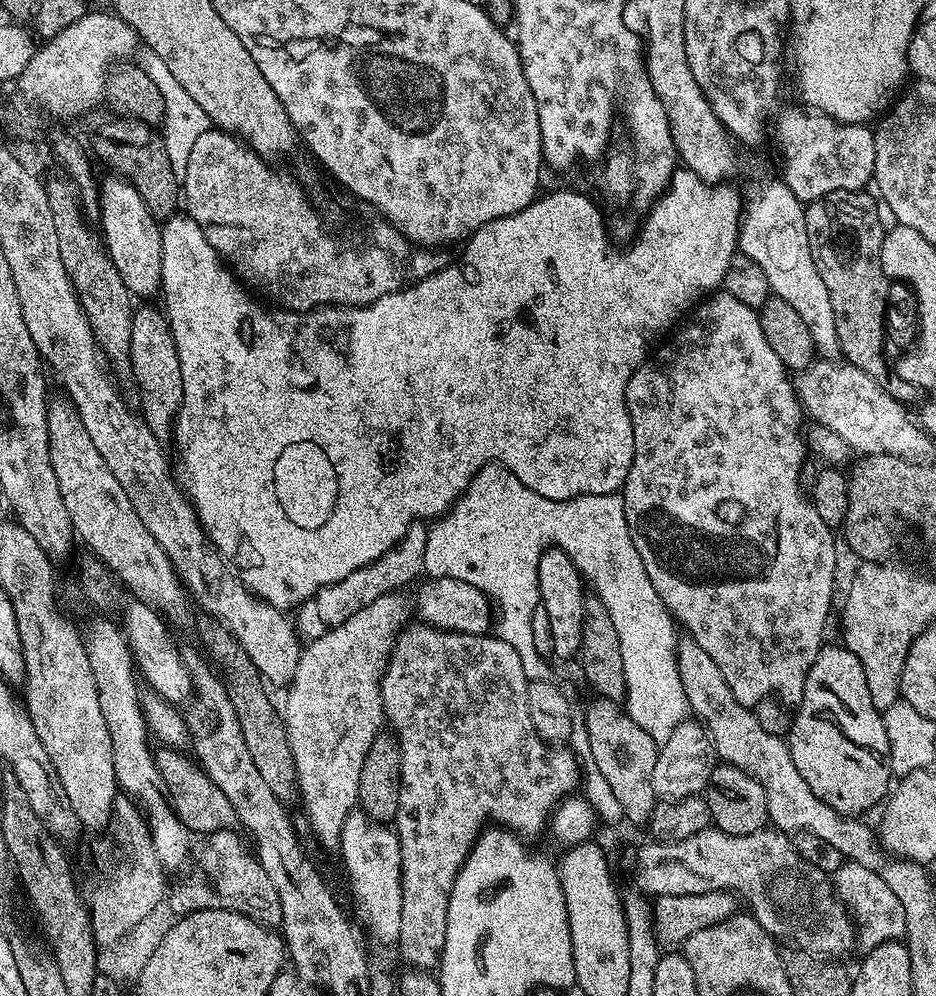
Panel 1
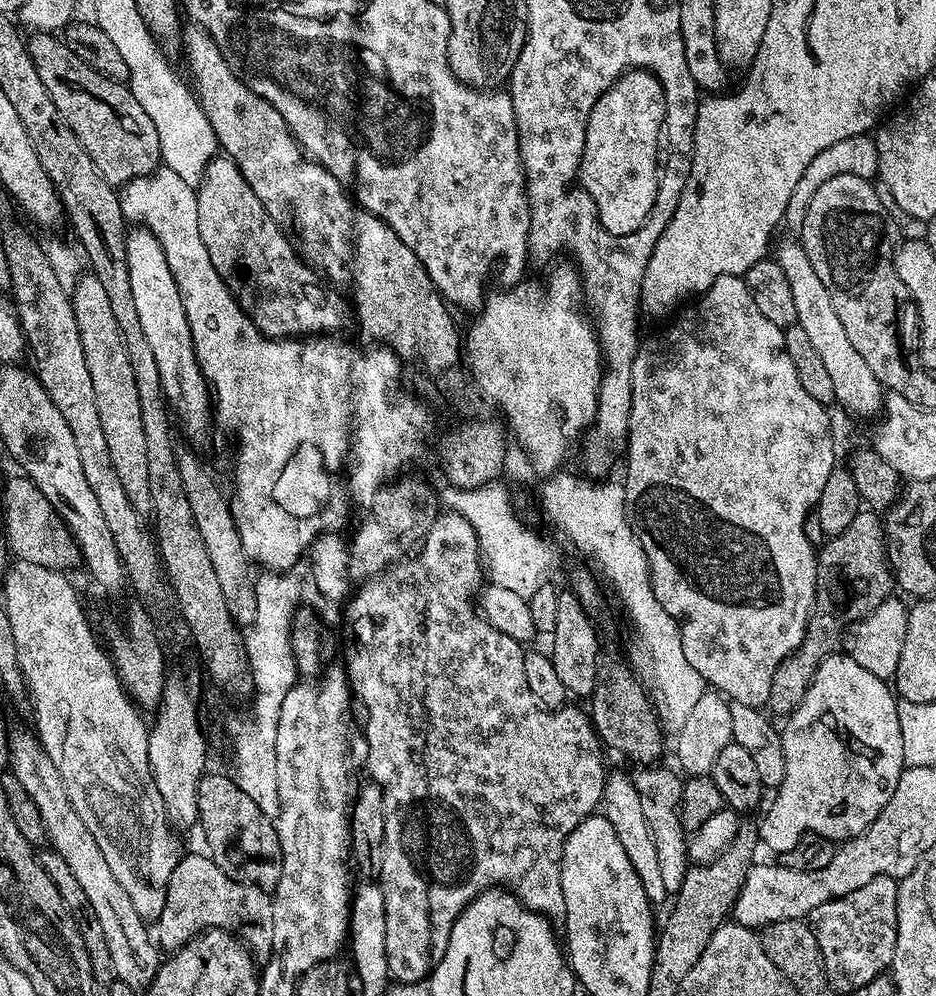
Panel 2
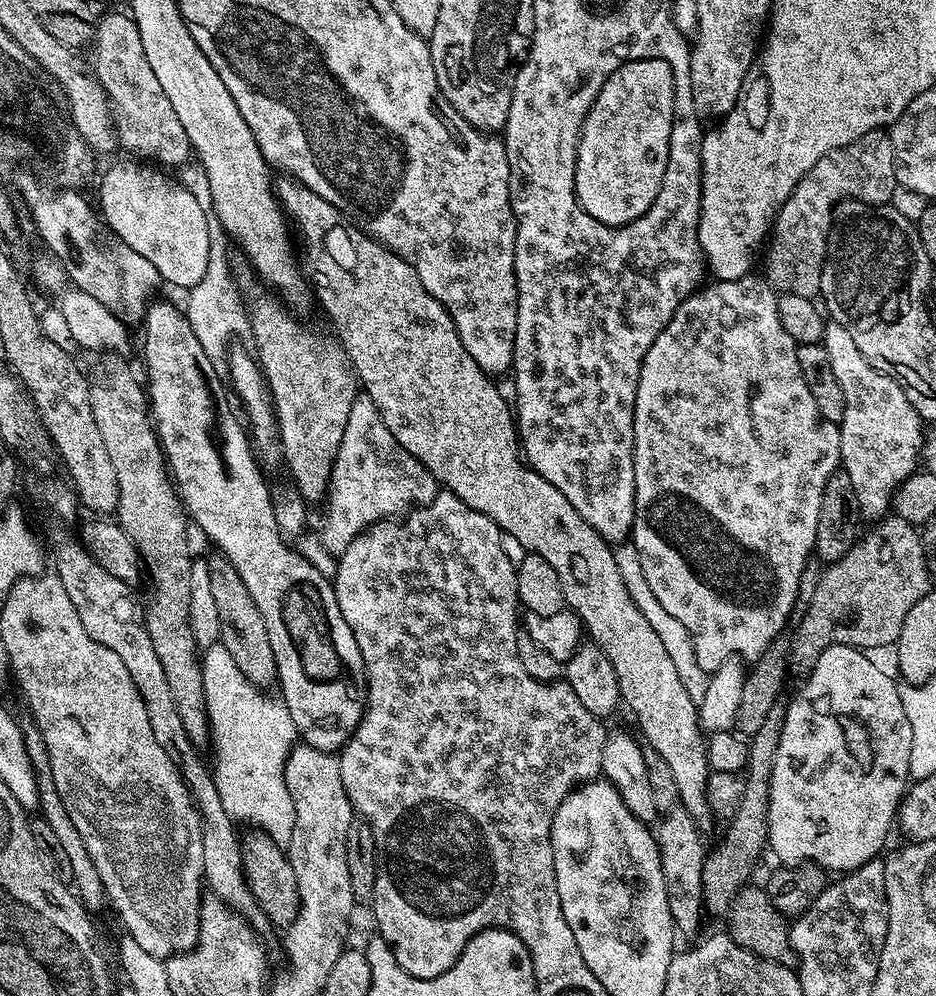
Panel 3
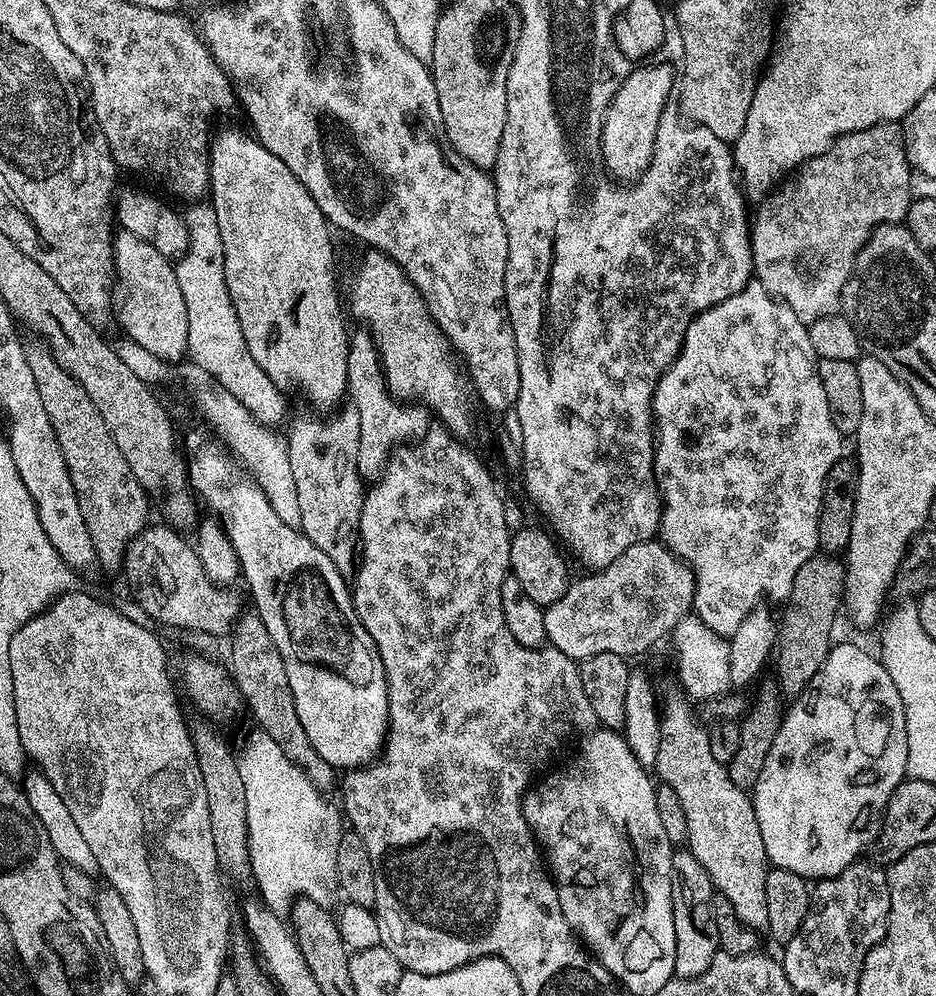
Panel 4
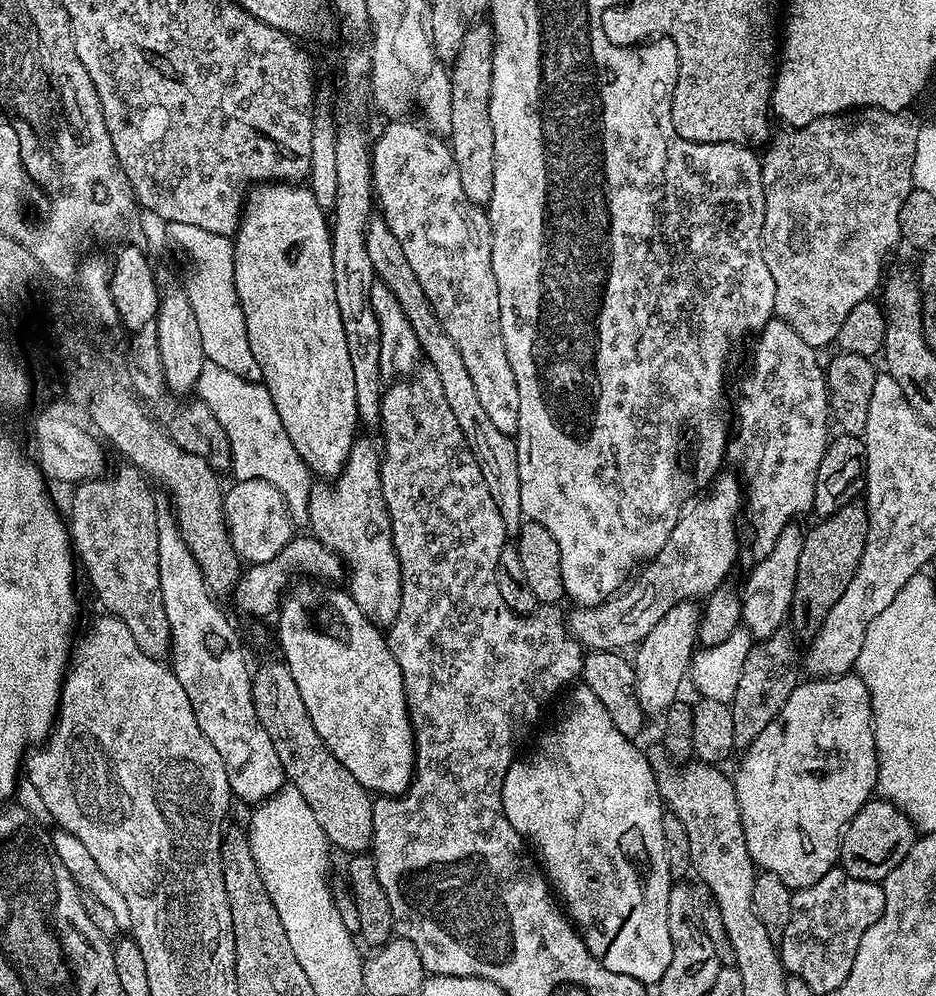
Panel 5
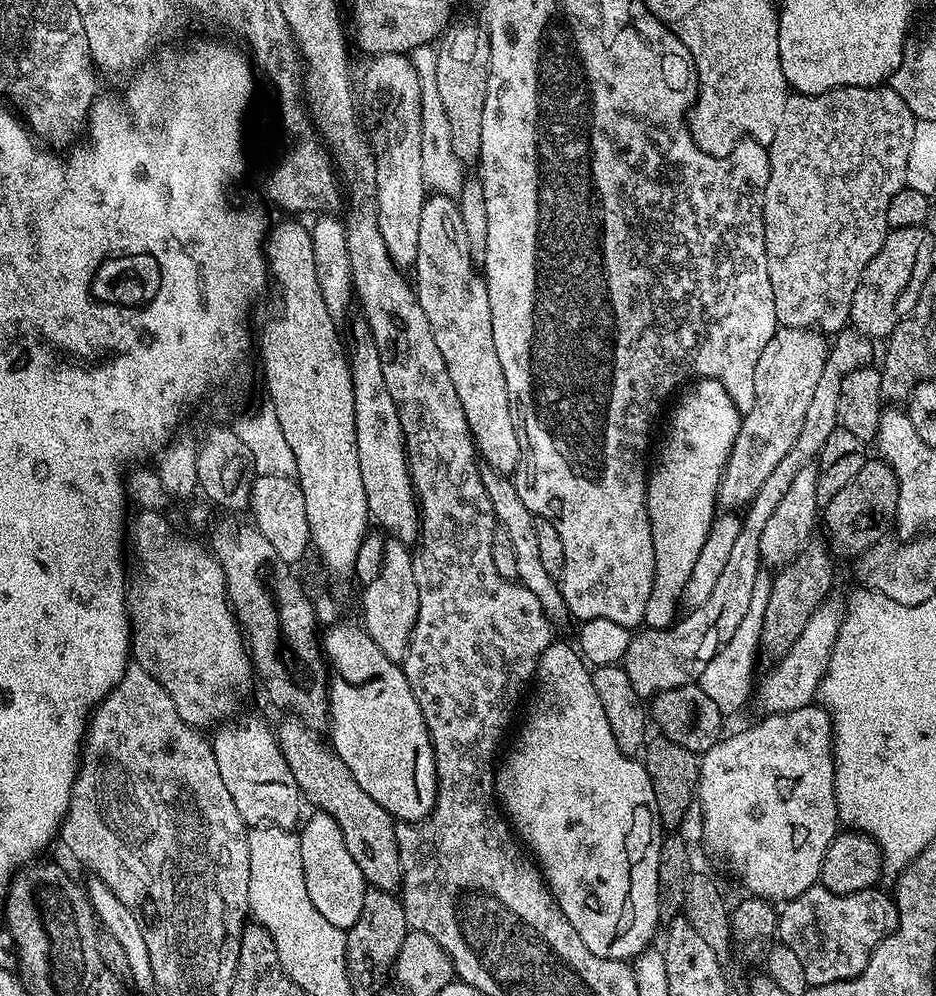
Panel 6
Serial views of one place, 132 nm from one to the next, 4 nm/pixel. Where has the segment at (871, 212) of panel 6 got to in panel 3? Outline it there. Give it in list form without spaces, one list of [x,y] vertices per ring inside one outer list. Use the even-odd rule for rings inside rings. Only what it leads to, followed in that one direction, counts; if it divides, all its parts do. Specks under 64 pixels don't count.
[[[887,131],[862,134],[862,138],[818,158],[798,186],[794,186],[790,198],[786,198],[772,222],[772,230],[766,241],[768,283],[780,294],[789,292],[815,297],[820,291],[824,262],[830,251],[828,231],[834,228],[836,205],[842,200],[886,204],[895,196],[897,189],[894,146]]]

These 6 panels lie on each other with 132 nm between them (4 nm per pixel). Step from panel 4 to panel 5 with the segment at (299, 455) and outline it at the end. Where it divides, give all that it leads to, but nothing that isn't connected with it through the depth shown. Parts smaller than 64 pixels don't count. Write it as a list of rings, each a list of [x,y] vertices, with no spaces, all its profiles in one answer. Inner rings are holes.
[[[357,439],[353,443],[348,461],[344,463],[344,469],[340,471],[339,476],[335,477],[331,483],[313,483],[312,489],[309,491],[307,527],[313,537],[323,542],[336,540],[334,548],[346,565],[348,575],[346,580],[347,591],[352,593],[358,610],[362,610],[362,614],[366,614],[368,621],[375,624],[377,628],[384,630],[392,625],[402,604],[402,570],[398,562],[398,554],[394,550],[392,523],[382,494],[380,457],[381,453],[378,451],[377,445],[375,448],[368,440]]]

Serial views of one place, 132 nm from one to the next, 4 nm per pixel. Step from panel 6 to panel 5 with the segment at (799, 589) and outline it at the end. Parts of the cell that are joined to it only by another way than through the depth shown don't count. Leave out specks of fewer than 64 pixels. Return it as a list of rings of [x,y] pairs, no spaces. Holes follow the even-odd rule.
[[[782,627],[770,638],[757,640],[746,654],[746,662],[742,662],[742,675],[738,678],[738,690],[734,690],[731,702],[734,718],[734,742],[736,748],[748,748],[770,722],[786,706],[790,694],[802,676],[802,652],[798,641],[787,627]],[[801,672],[801,676],[800,676]],[[800,676],[800,677],[799,677]]]

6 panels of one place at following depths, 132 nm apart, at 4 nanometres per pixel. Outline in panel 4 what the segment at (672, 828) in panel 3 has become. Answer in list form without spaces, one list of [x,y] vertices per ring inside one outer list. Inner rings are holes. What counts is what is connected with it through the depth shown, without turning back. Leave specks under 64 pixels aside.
[[[687,850],[672,853],[672,913],[674,914],[674,976],[689,980],[706,970],[714,962],[720,947],[718,930],[712,920],[714,889],[706,866]]]

